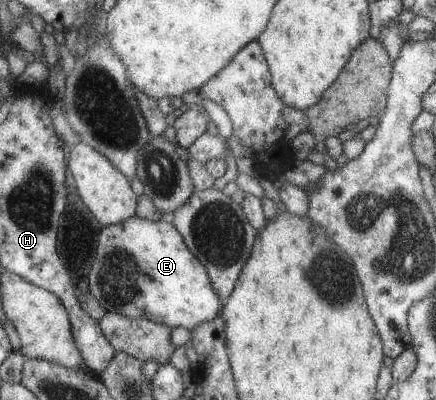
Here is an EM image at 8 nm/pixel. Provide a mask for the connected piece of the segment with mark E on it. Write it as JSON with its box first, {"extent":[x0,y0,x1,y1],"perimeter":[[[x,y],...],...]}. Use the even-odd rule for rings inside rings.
{"extent":[88,216,220,330],"perimeter":[[[131,216],[121,223],[106,225],[100,229],[94,264],[88,272],[90,294],[108,313],[120,313],[130,318],[144,317],[167,327],[190,330],[207,320],[212,320],[220,310],[217,292],[210,284],[203,264],[184,244],[174,225],[166,221],[151,221]]]}

